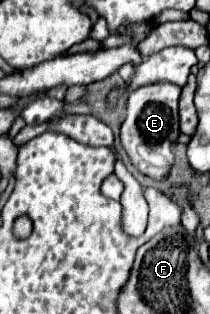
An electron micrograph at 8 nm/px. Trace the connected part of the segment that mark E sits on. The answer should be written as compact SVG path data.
M154 83L130 93L126 103L126 119L120 127L120 145L130 157L132 165L146 177L164 181L170 175L174 153L172 145L178 141L178 97L180 87L172 83Z

